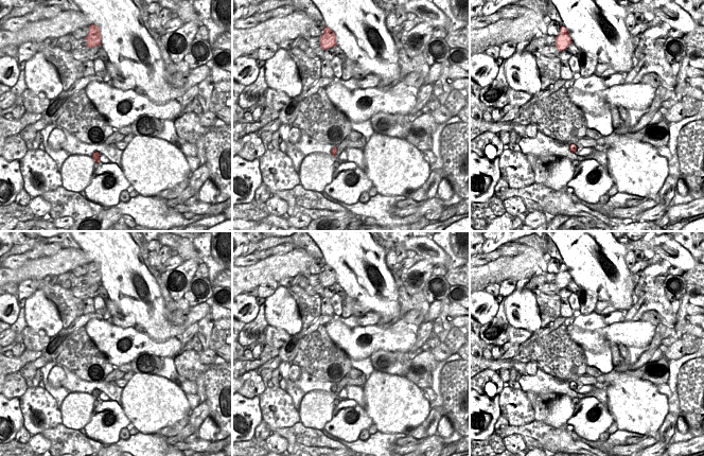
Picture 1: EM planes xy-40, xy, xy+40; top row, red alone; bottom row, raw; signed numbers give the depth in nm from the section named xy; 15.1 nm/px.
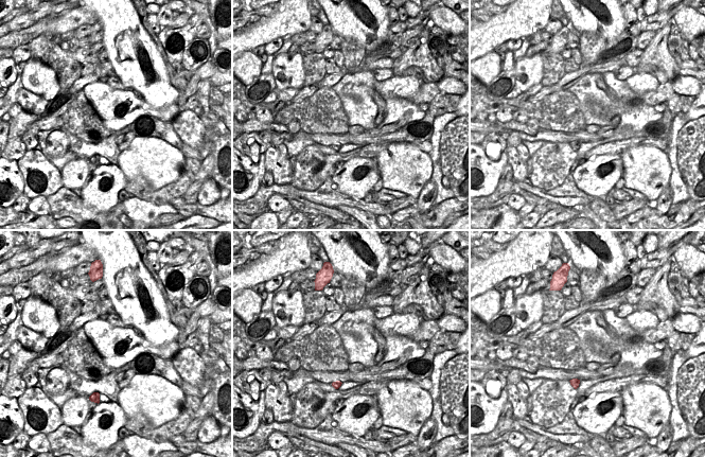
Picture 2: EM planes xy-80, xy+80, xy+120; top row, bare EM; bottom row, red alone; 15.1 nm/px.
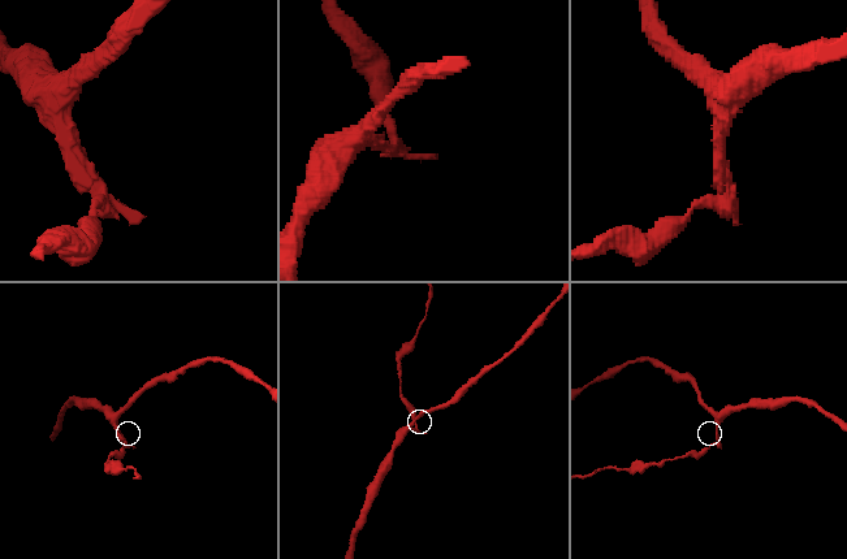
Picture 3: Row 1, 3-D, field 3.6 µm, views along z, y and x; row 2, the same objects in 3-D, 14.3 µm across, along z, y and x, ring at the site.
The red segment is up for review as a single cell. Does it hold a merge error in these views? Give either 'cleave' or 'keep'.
keep

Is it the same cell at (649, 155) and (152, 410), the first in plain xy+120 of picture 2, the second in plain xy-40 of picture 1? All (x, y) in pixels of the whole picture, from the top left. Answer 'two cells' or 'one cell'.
one cell

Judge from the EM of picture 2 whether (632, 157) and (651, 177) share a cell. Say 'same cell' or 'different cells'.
same cell

